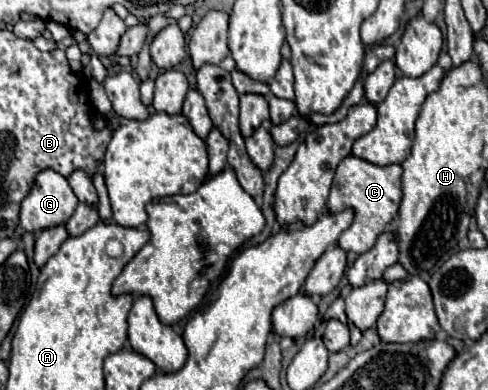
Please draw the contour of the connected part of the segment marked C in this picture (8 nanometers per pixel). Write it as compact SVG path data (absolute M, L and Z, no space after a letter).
M356 156L344 158L336 168L336 176L334 176L330 196L326 202L326 208L332 214L342 212L346 208L354 210L352 226L344 230L344 234L340 234L338 246L344 252L354 252L354 254L364 254L366 250L370 250L376 238L384 230L388 230L390 222L396 218L400 200L402 200L402 166L398 164L374 166Z

